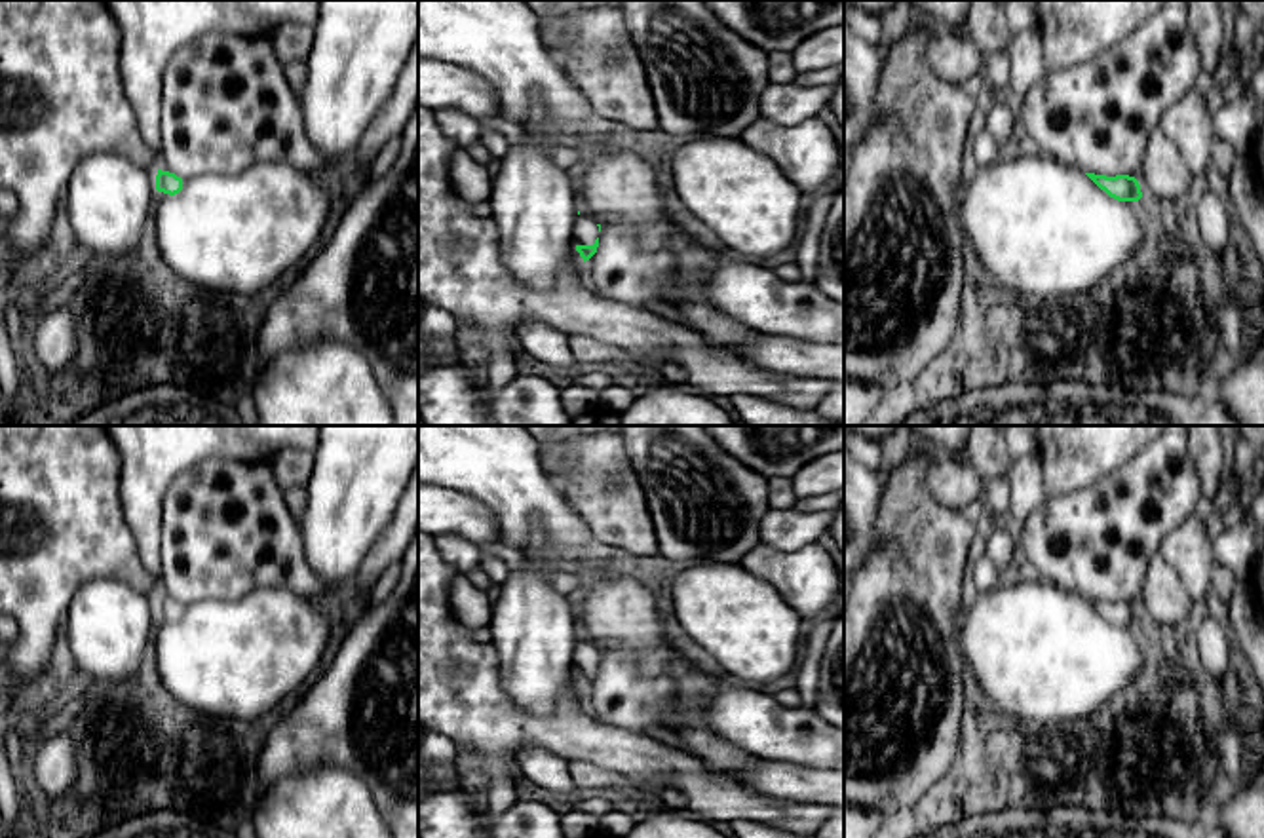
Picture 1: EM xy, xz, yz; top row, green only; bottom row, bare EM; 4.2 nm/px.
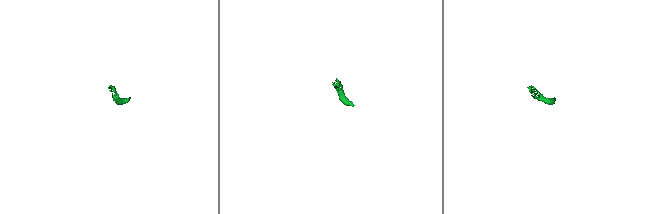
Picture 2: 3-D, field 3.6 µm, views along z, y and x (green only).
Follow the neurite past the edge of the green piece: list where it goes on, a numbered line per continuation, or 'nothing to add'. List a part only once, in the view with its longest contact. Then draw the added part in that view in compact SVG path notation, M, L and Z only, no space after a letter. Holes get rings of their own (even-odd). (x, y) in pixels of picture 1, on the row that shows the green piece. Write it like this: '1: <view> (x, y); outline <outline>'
1: xz (586, 230); outline M584 213L576 217L576 224L574 224L576 245L593 245L599 234L601 234L599 226L591 217Z

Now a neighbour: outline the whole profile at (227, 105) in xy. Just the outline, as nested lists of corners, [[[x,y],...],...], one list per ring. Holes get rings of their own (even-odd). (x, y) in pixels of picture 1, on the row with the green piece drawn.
[[[207,32],[179,48],[162,78],[158,167],[186,181],[260,162],[287,163],[302,173],[333,165],[304,131],[298,93],[291,89],[270,36]]]

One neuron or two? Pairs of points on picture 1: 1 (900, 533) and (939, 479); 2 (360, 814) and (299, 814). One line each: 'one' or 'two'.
1: two
2: one

